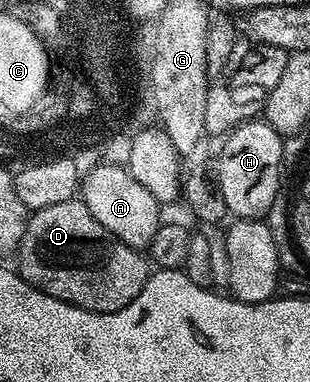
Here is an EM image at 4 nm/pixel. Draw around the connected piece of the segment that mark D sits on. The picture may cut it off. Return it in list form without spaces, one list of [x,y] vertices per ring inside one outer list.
[[[83,200],[50,204],[29,217],[18,247],[18,273],[34,288],[95,314],[117,314],[142,292],[150,262],[141,251],[122,244],[86,208]]]

